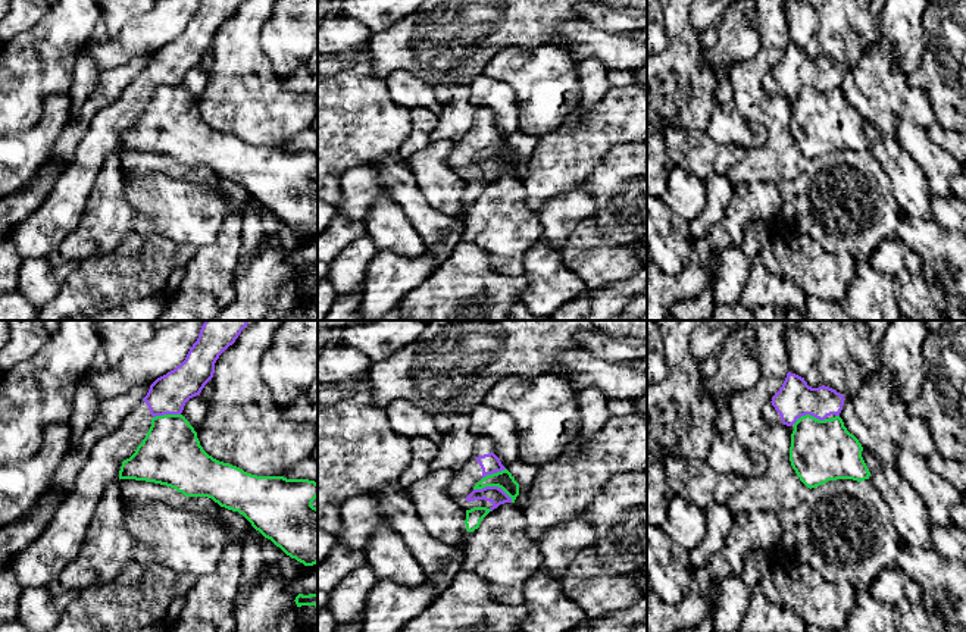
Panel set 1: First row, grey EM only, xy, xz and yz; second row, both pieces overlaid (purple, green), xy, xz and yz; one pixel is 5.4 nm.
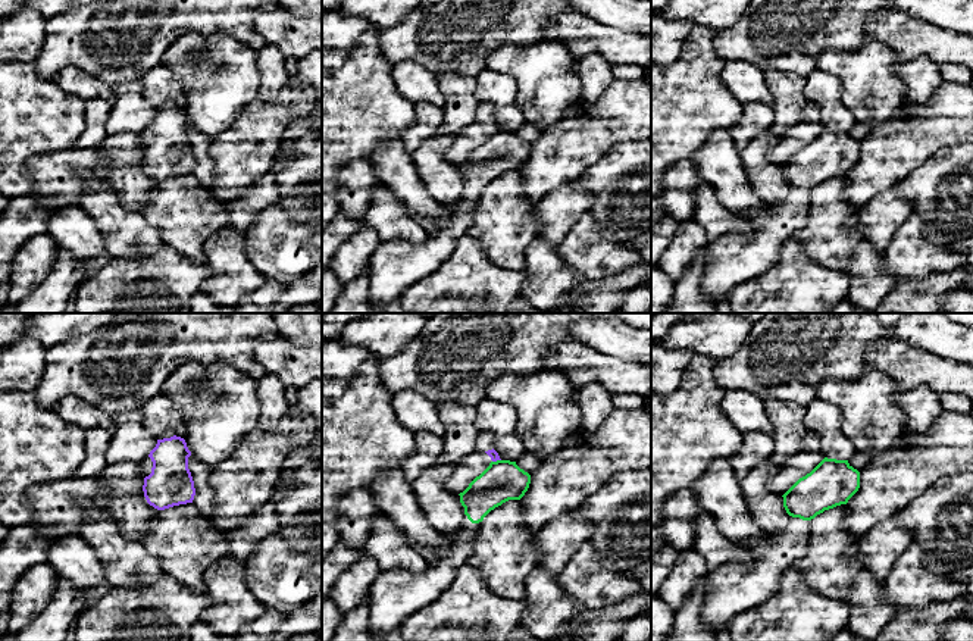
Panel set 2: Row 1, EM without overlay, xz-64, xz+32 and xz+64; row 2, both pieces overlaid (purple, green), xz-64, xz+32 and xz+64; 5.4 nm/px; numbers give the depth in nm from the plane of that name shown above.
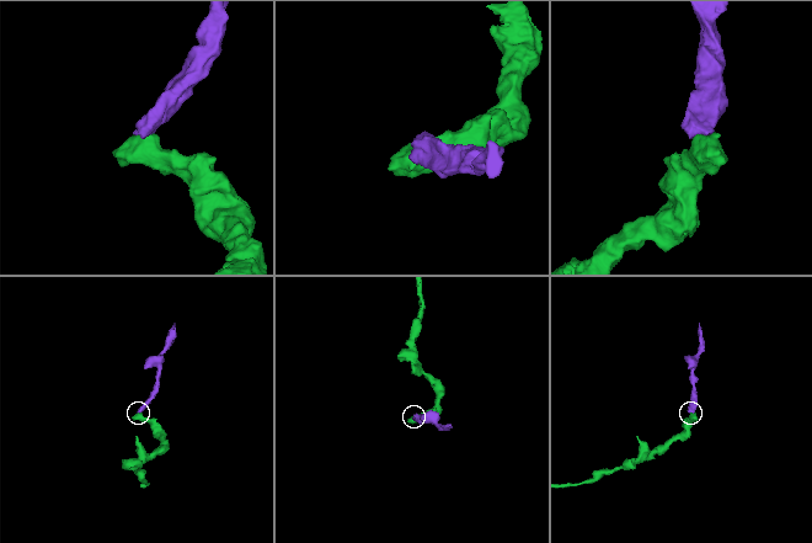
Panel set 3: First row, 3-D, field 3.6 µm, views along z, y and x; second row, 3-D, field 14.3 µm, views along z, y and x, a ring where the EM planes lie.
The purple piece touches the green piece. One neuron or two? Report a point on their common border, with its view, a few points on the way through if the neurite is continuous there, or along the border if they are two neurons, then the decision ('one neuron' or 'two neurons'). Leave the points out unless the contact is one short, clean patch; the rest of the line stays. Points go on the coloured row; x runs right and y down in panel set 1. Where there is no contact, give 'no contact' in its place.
meets purple in xz at (494, 487); border along xz (474, 488), (499, 487), (512, 501); two neurons

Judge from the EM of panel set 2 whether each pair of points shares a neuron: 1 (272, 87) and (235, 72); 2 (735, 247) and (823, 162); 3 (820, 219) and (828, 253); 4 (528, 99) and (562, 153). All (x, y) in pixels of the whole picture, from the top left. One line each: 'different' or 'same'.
1: different
2: same
3: same
4: different

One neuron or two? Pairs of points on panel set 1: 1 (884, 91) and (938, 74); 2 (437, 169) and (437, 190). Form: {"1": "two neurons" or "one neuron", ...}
{"1": "two neurons", "2": "one neuron"}

